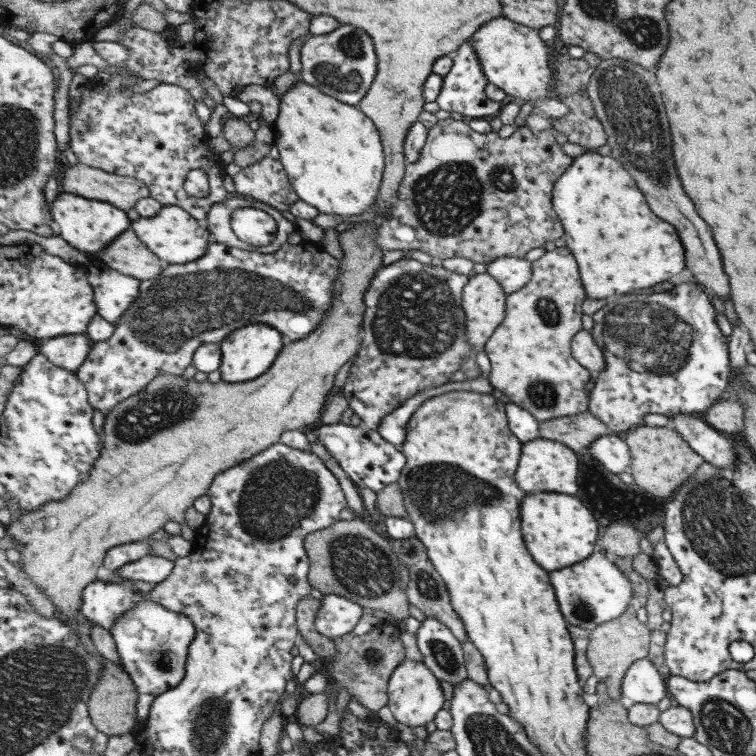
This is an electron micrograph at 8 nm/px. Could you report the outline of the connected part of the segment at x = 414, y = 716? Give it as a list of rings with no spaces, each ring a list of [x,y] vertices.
[[[406,659],[403,664],[399,665],[399,668],[395,669],[389,684],[389,696],[388,708],[392,711],[394,718],[410,728],[427,726],[435,720],[437,712],[445,708],[446,704],[442,681],[423,661],[411,659]]]

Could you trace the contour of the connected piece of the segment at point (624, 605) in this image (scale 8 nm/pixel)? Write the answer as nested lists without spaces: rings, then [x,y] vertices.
[[[596,551],[591,558],[578,564],[579,566],[571,566],[567,570],[551,572],[560,609],[569,625],[592,631],[599,625],[614,621],[636,606],[633,582],[603,551]]]

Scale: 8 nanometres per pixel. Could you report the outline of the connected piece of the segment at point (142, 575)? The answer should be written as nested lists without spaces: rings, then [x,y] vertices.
[[[151,555],[121,566],[119,570],[115,571],[115,574],[125,580],[142,580],[143,582],[158,584],[169,578],[175,565],[176,561]]]

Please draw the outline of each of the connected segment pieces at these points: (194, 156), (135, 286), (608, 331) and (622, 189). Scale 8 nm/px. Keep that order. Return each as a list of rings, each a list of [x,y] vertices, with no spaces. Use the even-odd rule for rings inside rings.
[[[87,82],[84,85],[84,89],[82,91],[81,105],[79,105],[77,109],[73,109],[73,111],[70,112],[70,146],[76,155],[78,162],[83,162],[83,164],[86,164],[87,166],[100,168],[101,170],[106,170],[110,173],[116,172],[121,176],[139,179],[150,187],[151,197],[161,202],[161,204],[164,204],[164,206],[176,205],[182,207],[185,211],[194,215],[196,219],[206,223],[211,208],[214,205],[219,205],[220,202],[225,201],[231,196],[231,193],[227,192],[227,190],[225,190],[225,186],[223,186],[223,176],[227,175],[227,165],[225,165],[225,162],[228,160],[228,156],[220,152],[215,152],[215,150],[209,146],[210,137],[207,136],[207,131],[205,131],[206,123],[203,123],[203,120],[199,120],[199,116],[197,116],[197,112],[195,112],[196,101],[197,100],[195,100],[194,95],[192,95],[190,91],[186,89],[186,87],[182,87],[176,84],[161,83],[149,91],[143,93],[135,92],[131,86],[122,86],[122,88],[115,88],[114,90],[105,90],[105,86],[103,84]],[[199,168],[203,168],[203,170],[207,170],[207,172],[209,172],[210,194],[207,196],[207,198],[197,198],[197,196],[191,196],[191,194],[189,194],[189,192],[186,190],[187,175],[190,173],[190,170]]]
[[[94,266],[83,267],[89,274],[91,285],[94,286],[98,314],[117,326],[123,314],[130,310],[130,306],[137,300],[141,292],[142,281],[111,268],[101,270]]]
[[[685,282],[685,284],[679,284],[677,288],[673,288],[673,292],[651,294],[651,302],[647,300],[647,296],[635,296],[635,298],[627,298],[627,296],[625,296],[625,298],[611,300],[605,308],[600,308],[593,313],[593,318],[595,318],[596,321],[595,326],[591,330],[592,335],[596,343],[604,350],[605,364],[607,364],[607,367],[597,373],[595,390],[591,391],[590,408],[592,414],[597,416],[600,420],[603,420],[603,422],[609,426],[612,433],[623,435],[632,428],[645,425],[645,416],[647,416],[647,414],[660,414],[670,419],[679,414],[700,415],[707,409],[710,409],[710,407],[719,400],[719,394],[726,392],[730,377],[733,374],[730,365],[729,342],[726,341],[725,336],[721,334],[715,322],[716,305],[715,301],[705,292],[705,288],[701,285]]]
[[[584,153],[553,185],[553,208],[565,224],[569,250],[579,258],[589,298],[607,298],[651,288],[683,272],[683,242],[677,228],[659,218],[618,159]]]

